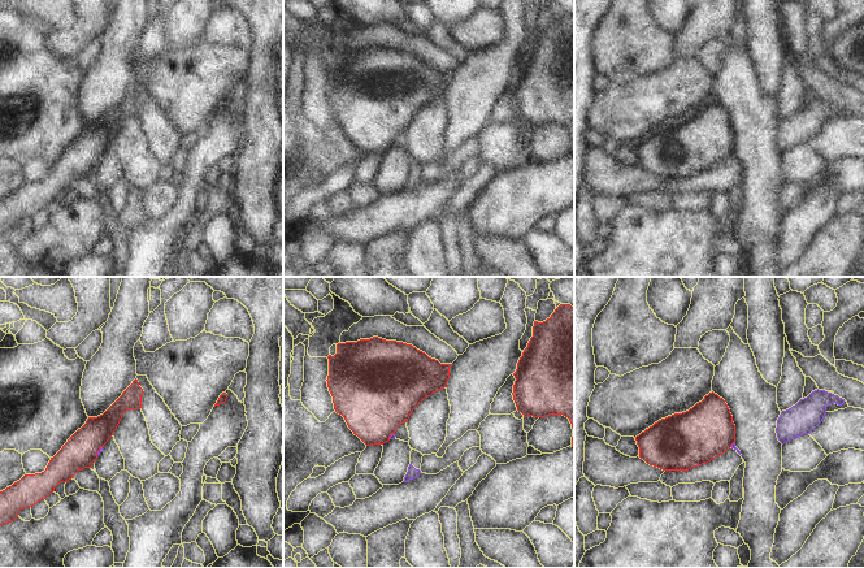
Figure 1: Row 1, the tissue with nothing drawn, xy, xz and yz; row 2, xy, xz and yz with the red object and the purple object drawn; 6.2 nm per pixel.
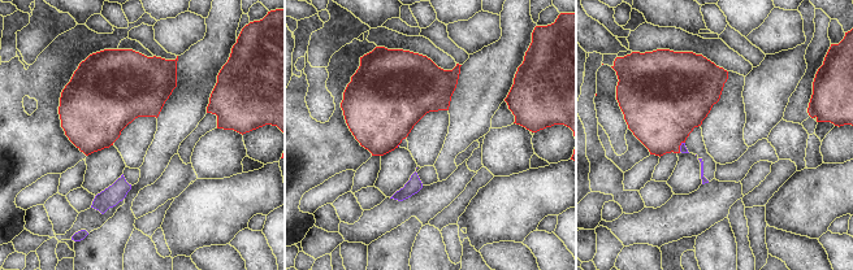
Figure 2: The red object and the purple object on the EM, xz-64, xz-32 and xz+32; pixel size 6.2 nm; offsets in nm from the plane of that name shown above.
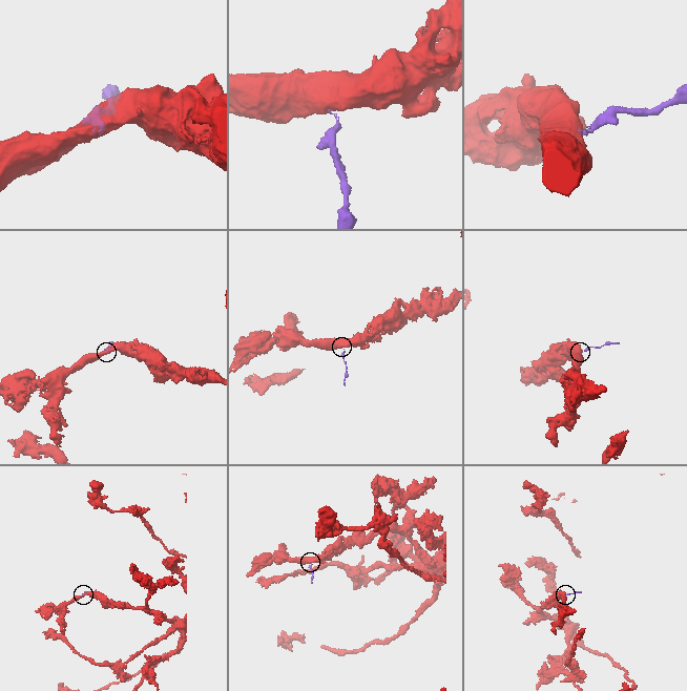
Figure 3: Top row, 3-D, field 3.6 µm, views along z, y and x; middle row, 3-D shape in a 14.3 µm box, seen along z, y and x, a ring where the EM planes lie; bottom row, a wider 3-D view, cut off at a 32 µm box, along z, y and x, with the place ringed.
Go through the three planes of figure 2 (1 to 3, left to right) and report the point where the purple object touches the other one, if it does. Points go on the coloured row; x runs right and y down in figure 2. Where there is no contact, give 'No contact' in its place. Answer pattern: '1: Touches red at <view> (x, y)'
1: No contact
2: No contact
3: Touches red at xz+32 (679, 147)

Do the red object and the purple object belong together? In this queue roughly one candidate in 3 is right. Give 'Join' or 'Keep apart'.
Keep apart

